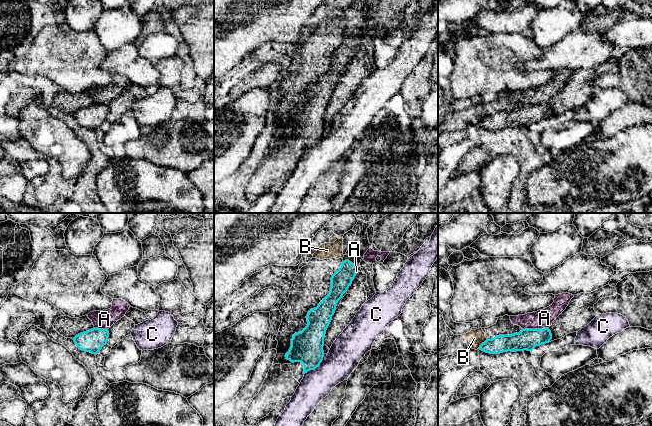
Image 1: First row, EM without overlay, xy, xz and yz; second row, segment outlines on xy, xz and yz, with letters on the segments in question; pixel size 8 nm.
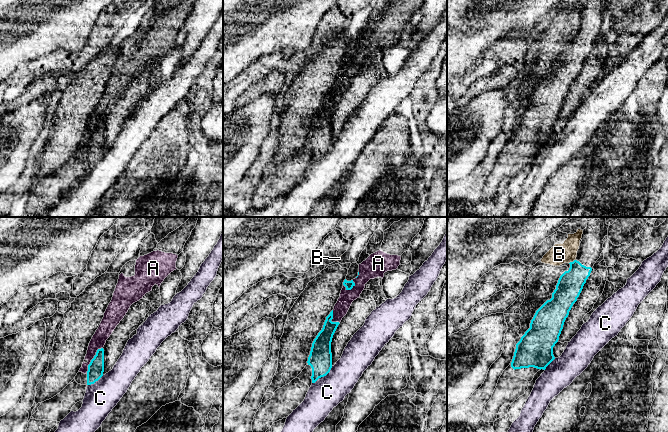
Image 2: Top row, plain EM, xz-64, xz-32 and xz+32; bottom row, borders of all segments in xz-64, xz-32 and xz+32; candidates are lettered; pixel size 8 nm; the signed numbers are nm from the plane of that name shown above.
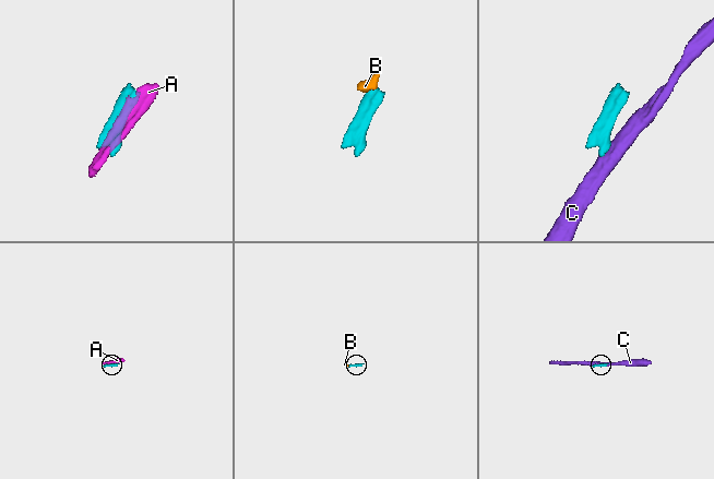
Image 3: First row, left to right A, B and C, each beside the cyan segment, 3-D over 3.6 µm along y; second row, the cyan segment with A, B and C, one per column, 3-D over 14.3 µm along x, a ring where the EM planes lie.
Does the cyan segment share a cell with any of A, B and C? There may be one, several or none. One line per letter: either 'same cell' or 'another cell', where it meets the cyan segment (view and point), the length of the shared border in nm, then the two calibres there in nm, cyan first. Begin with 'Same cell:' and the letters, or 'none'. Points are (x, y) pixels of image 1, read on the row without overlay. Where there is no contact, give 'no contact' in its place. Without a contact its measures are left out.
Same cell: none
A: another cell; meets cyan in yz at (534, 105); contact 200 nm long; 180 nm thick on the cyan side, 150 nm on the other
B: another cell; meets cyan in yz at (482, 119); contact 100 nm long; 140 nm thick on the cyan side, 140 nm on the other
C: another cell; meets cyan in xz at (316, 143); contact 240 nm long; 260 nm thick on the cyan side, 260 nm on the other

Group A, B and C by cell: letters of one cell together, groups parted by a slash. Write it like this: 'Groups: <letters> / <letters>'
Groups: A / B / C

